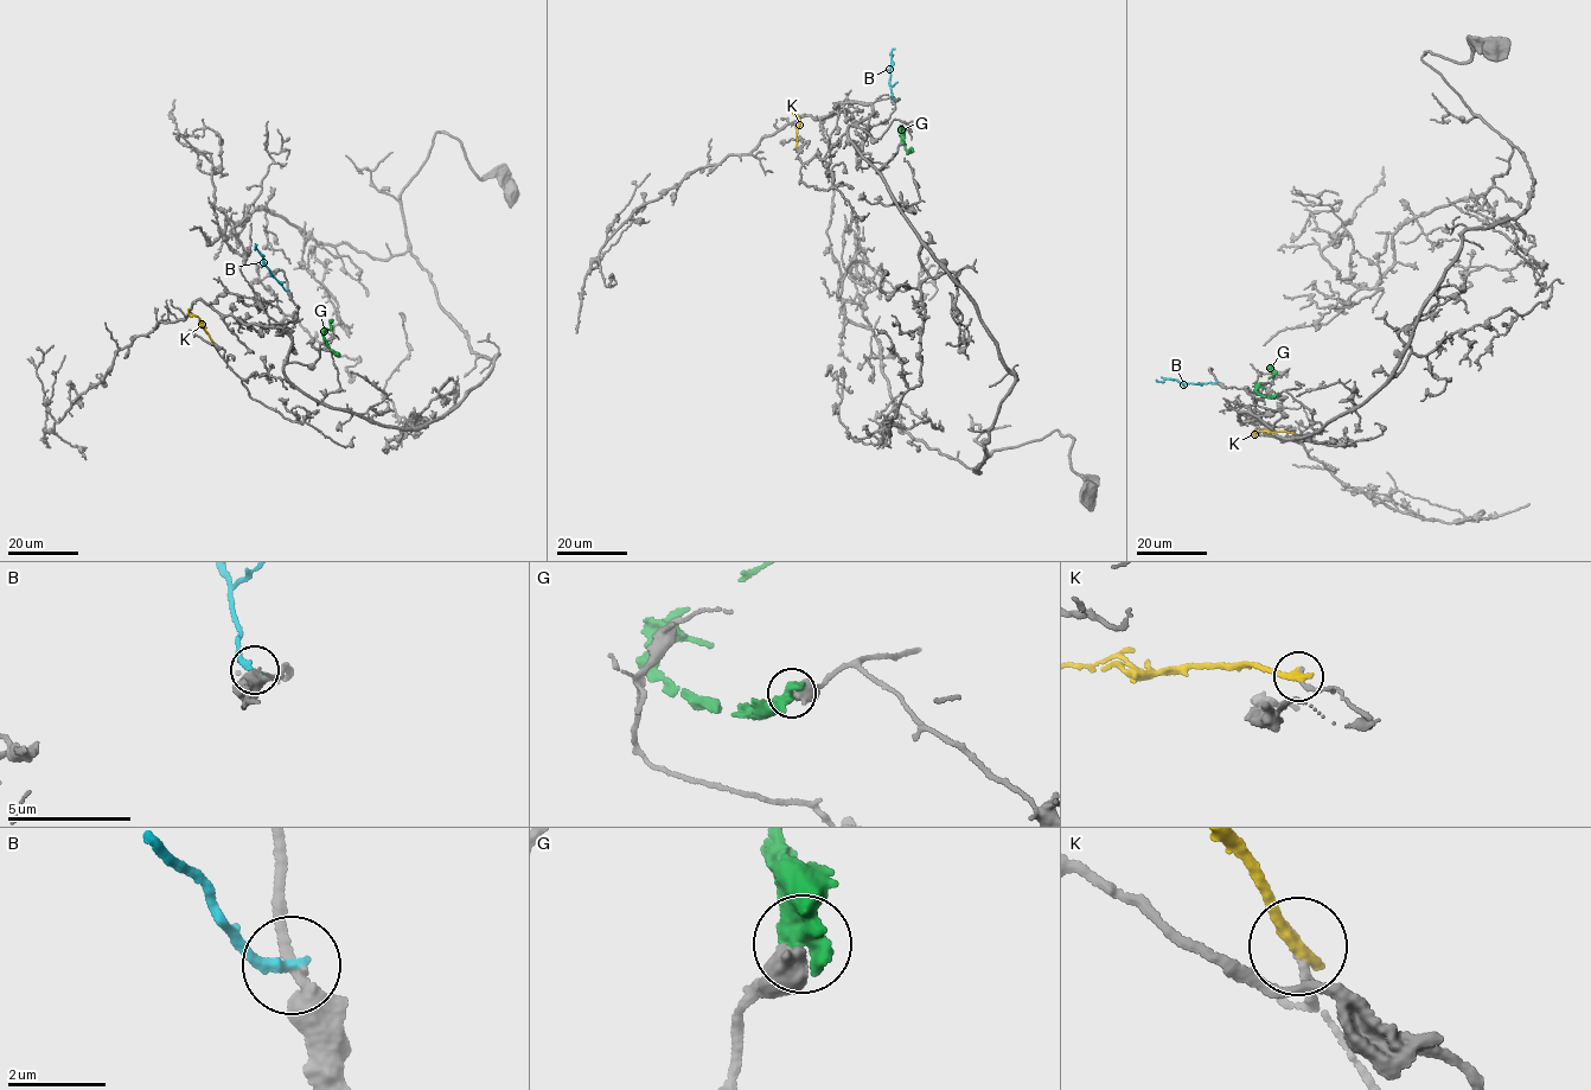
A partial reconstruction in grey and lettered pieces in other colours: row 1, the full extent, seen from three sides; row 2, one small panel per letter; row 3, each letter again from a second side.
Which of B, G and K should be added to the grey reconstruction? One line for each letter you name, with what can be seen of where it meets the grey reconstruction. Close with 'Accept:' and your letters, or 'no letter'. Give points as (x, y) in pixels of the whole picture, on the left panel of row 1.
Accept: no letter

